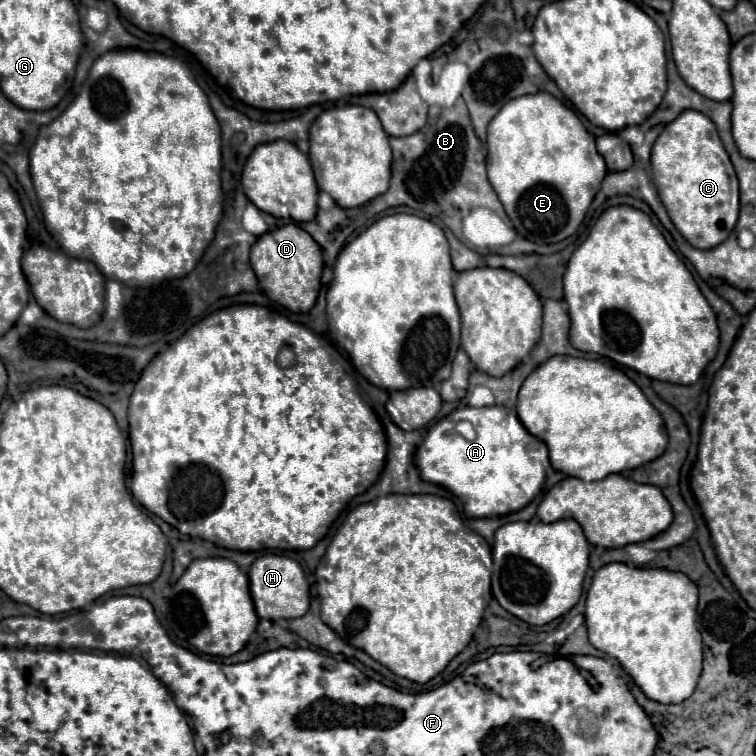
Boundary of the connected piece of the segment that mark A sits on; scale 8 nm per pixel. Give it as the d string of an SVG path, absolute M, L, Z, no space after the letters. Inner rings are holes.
M467 405L453 411L429 429L425 441L417 447L415 461L425 481L441 485L461 499L467 517L507 515L523 509L539 493L546 478L546 470L550 467L547 445L525 429L513 409L503 405L479 409Z

